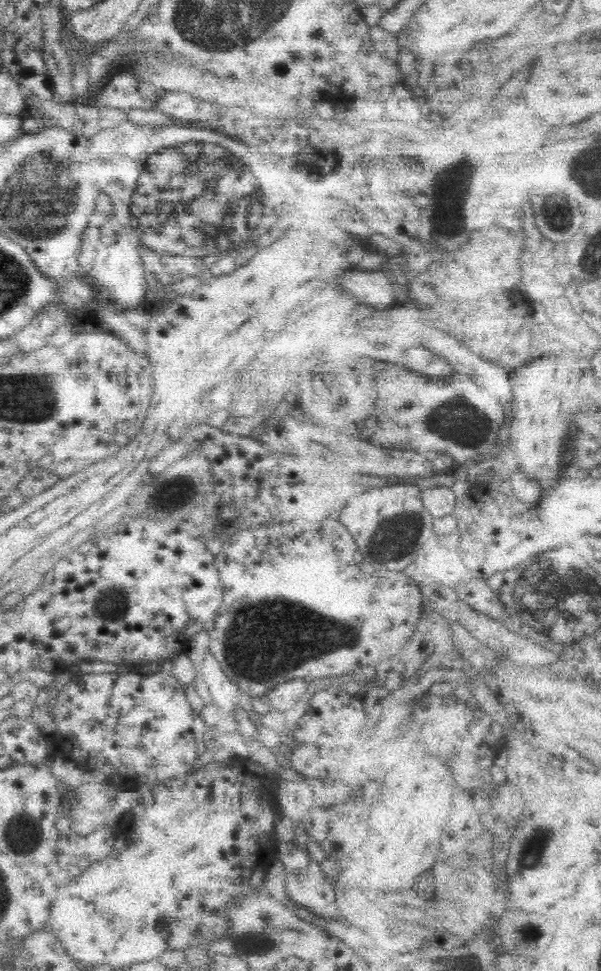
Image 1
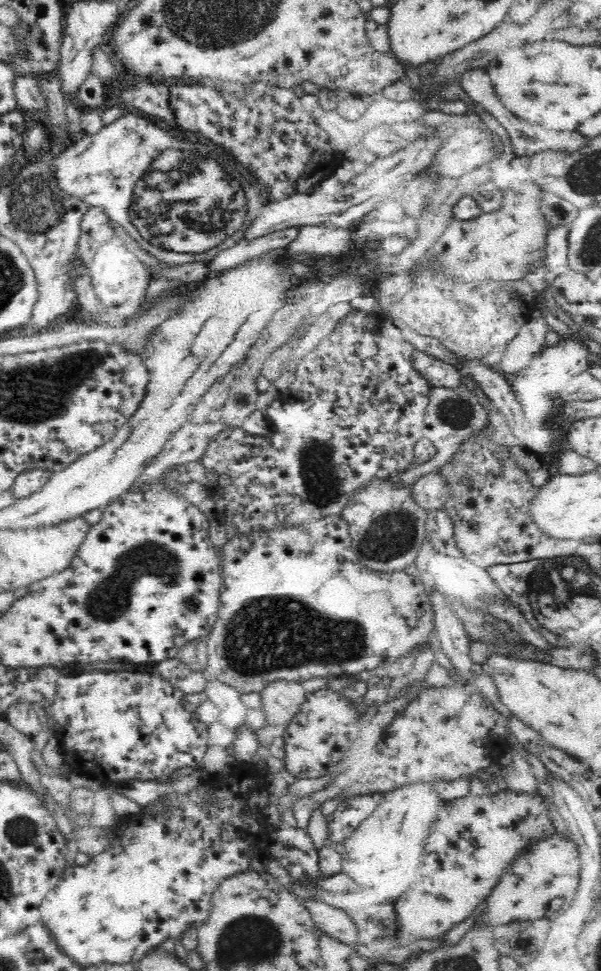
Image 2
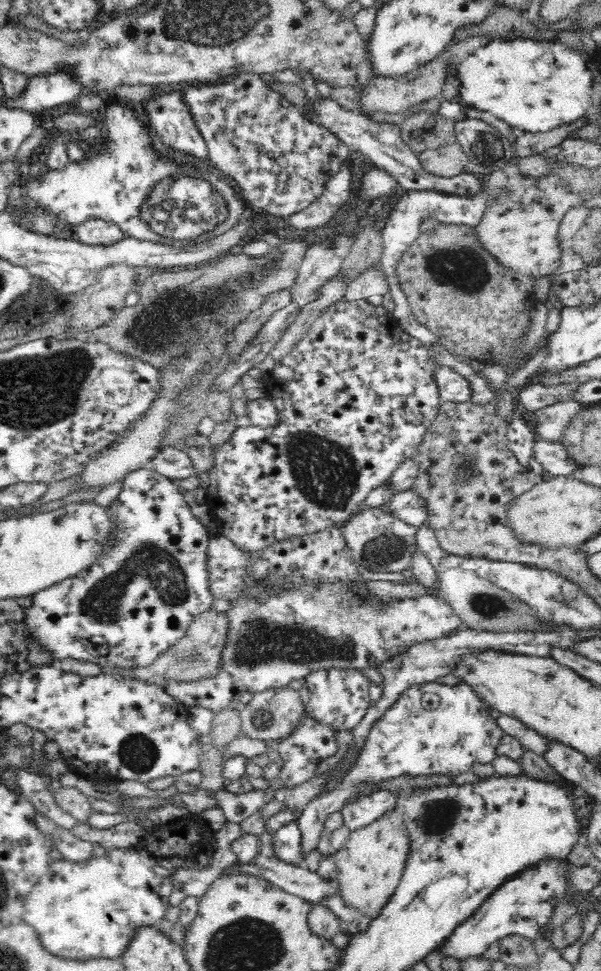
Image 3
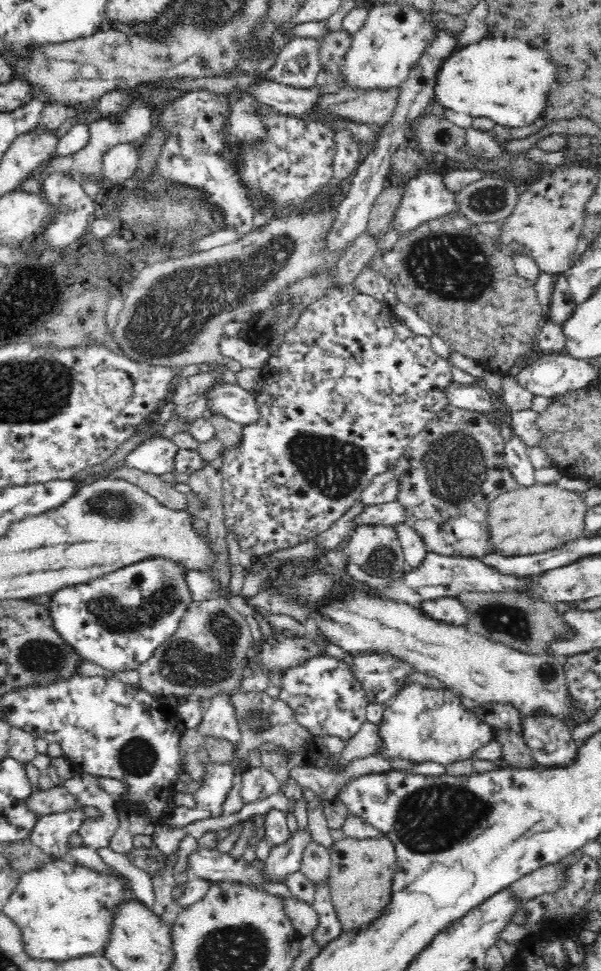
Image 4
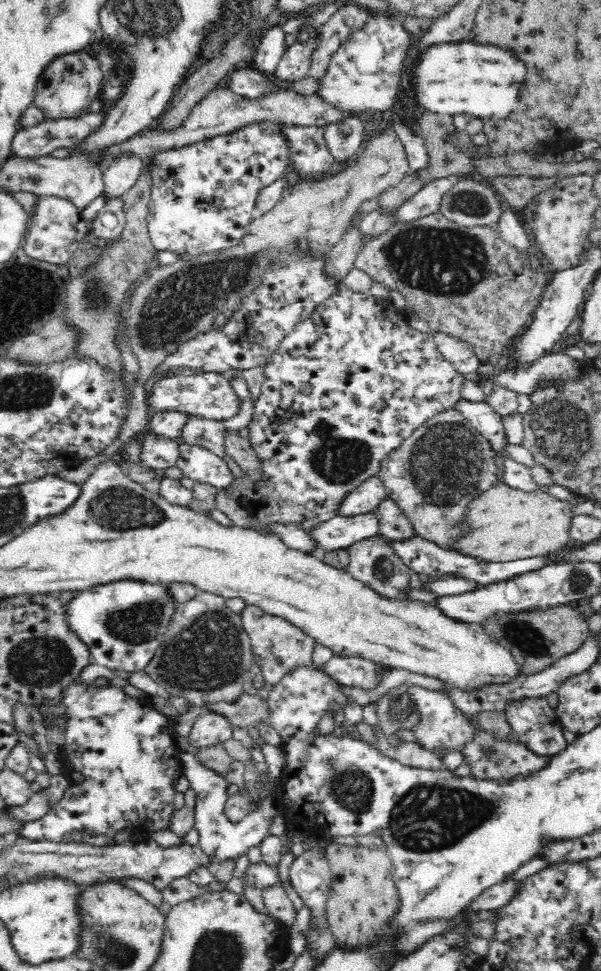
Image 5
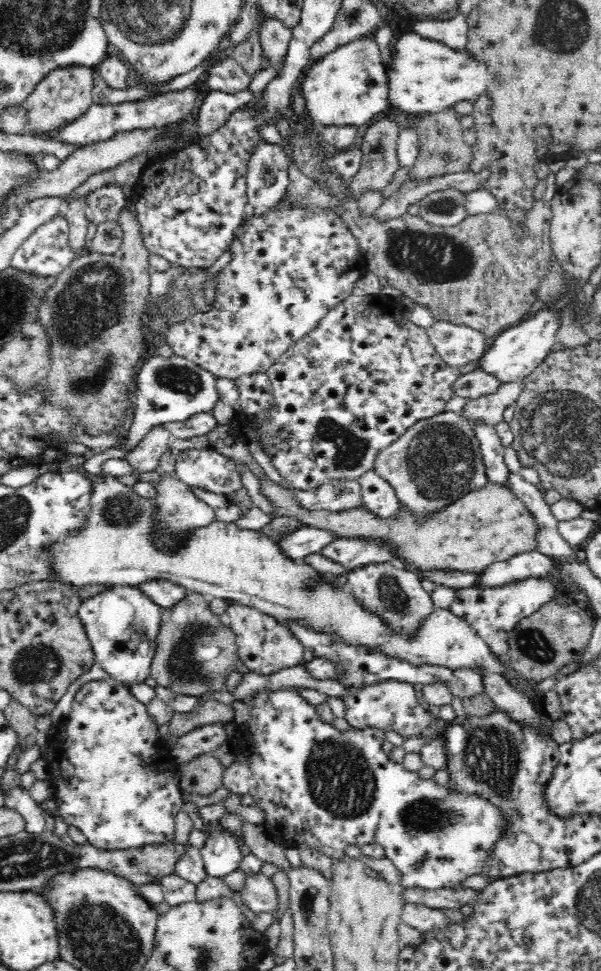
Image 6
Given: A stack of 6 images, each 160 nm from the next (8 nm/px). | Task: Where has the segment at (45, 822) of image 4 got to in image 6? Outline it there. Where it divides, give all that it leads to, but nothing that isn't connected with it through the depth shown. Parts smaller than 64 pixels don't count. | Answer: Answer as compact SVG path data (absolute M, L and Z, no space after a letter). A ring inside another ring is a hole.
M106 678L92 680L86 682L80 686L80 689L76 692L73 702L71 704L71 711L68 714L66 720L62 722L64 728L57 734L58 744L60 750L56 754L55 765L59 766L58 769L54 769L51 775L62 776L64 780L54 780L60 782L60 784L54 784L56 791L53 791L53 799L56 801L56 812L53 816L56 818L62 818L68 826L76 826L87 838L87 842L92 846L104 850L126 850L129 848L141 847L144 845L151 845L154 843L163 843L171 841L174 838L174 817L178 812L182 810L181 789L177 782L177 764L173 761L170 754L170 750L166 748L166 744L160 745L160 734L158 734L158 723L156 719L148 712L148 707L140 703L136 697L132 695L130 689L122 682L116 680L116 678Z

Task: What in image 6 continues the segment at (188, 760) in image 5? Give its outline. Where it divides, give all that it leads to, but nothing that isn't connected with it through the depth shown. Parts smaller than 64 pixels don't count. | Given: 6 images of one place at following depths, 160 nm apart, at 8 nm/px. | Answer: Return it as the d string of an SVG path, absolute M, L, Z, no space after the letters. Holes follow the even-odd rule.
M206 821L206 843L200 849L208 876L223 876L234 872L242 861L242 836L232 834L222 822Z

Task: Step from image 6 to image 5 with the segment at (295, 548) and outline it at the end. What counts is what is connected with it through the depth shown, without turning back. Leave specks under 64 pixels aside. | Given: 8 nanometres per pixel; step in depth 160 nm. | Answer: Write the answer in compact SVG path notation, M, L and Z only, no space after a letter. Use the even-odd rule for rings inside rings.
M374 511L356 516L338 516L324 522L311 536L316 538L319 548L326 551L346 550L361 539L378 535L380 531L379 515Z

